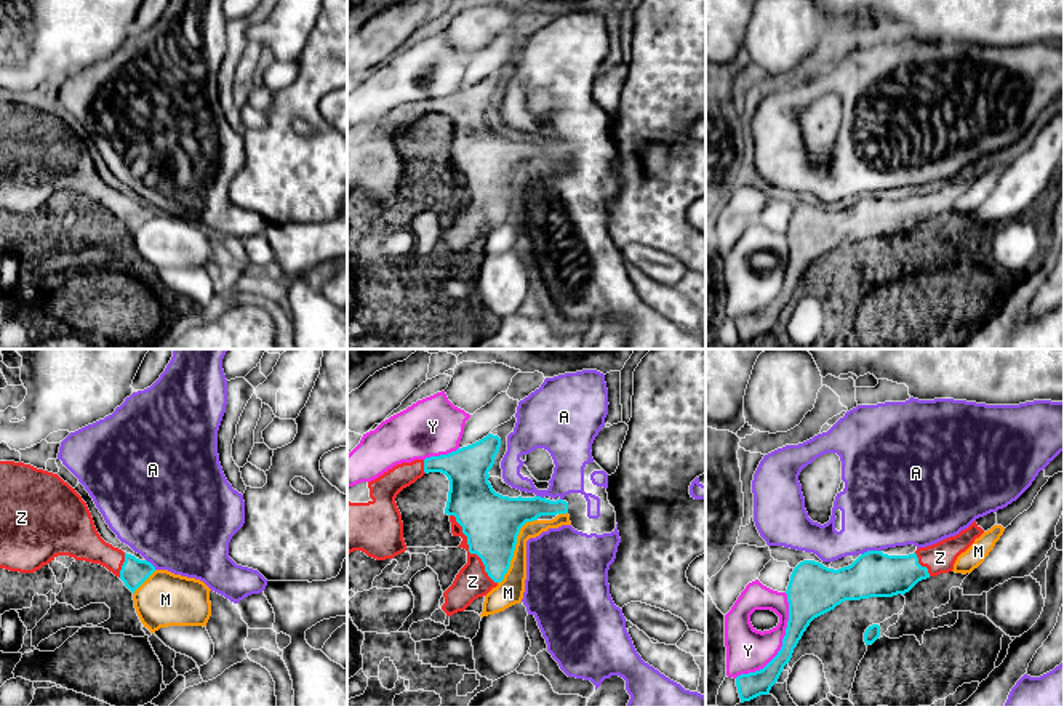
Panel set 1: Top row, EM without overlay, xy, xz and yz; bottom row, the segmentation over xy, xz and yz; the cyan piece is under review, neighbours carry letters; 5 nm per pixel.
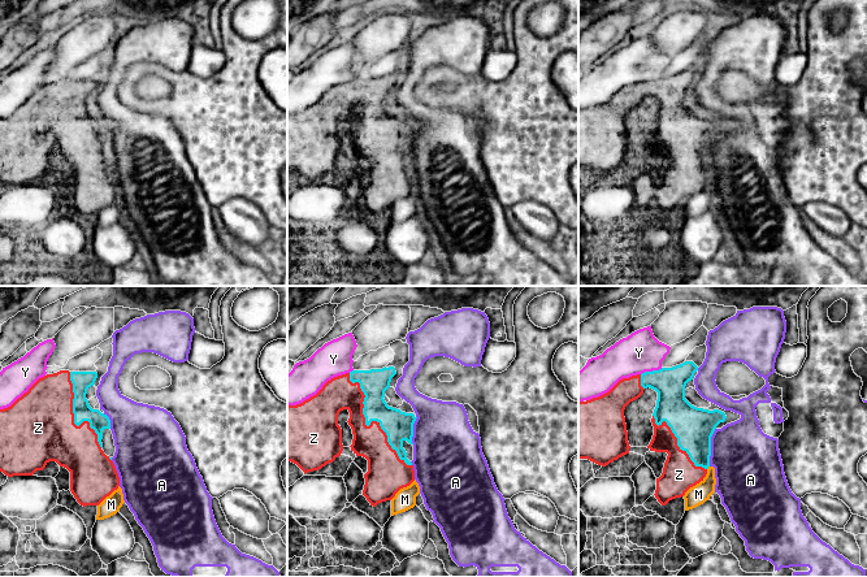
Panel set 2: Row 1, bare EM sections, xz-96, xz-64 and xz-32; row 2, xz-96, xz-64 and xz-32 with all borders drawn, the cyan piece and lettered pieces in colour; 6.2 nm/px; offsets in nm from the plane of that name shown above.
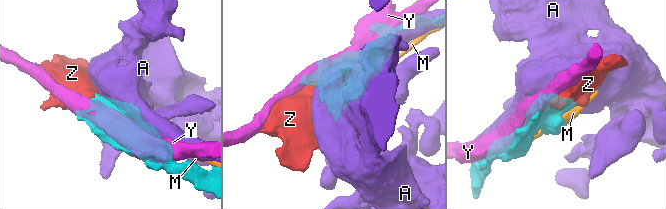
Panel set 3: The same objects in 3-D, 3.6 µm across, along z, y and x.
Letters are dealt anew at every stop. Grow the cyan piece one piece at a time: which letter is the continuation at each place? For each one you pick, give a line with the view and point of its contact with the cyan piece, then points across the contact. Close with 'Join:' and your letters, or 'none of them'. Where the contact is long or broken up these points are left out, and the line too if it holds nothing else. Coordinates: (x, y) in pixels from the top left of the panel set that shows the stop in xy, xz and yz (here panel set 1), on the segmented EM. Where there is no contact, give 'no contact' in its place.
Z: meets cyan in xz at (469, 549)
Join: Z

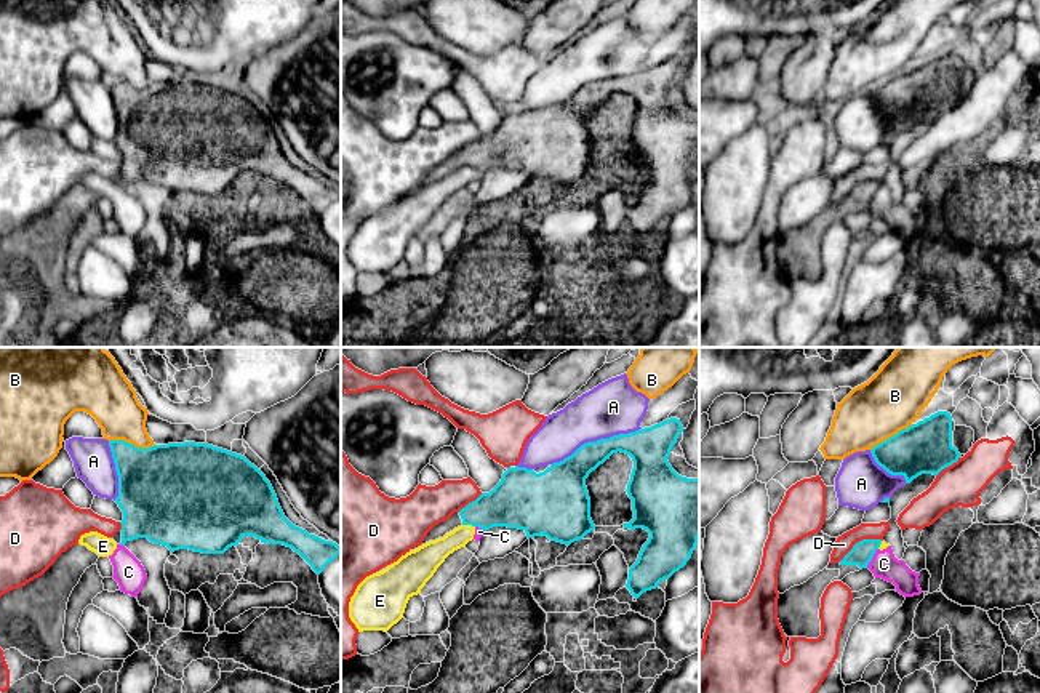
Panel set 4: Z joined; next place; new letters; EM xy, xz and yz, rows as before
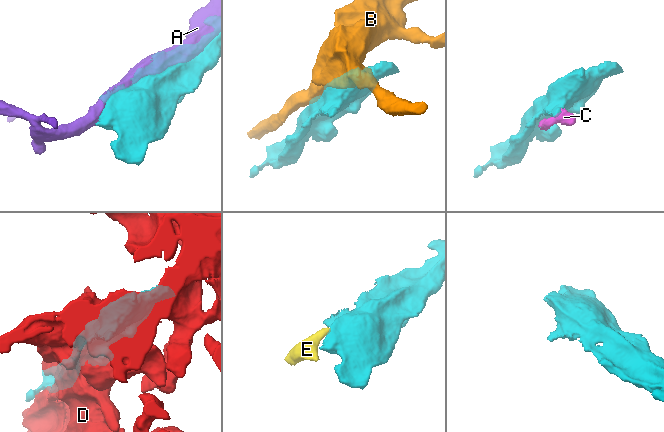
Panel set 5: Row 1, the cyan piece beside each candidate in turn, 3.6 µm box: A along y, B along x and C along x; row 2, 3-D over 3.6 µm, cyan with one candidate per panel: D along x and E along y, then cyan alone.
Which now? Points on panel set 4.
Join: none of them

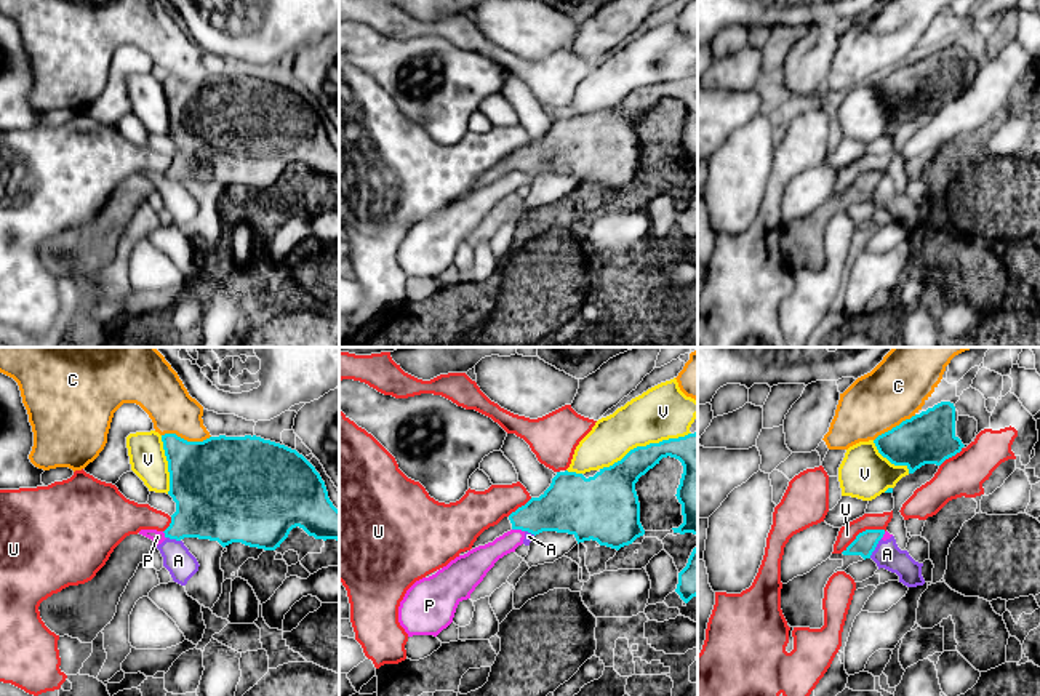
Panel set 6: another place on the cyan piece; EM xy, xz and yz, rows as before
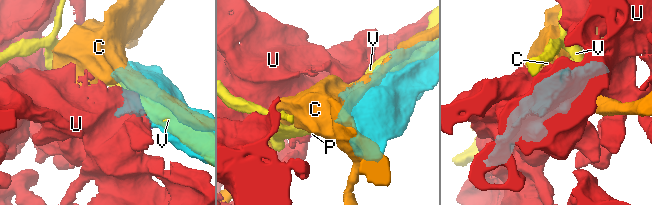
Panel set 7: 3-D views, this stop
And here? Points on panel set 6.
Join: none of them

